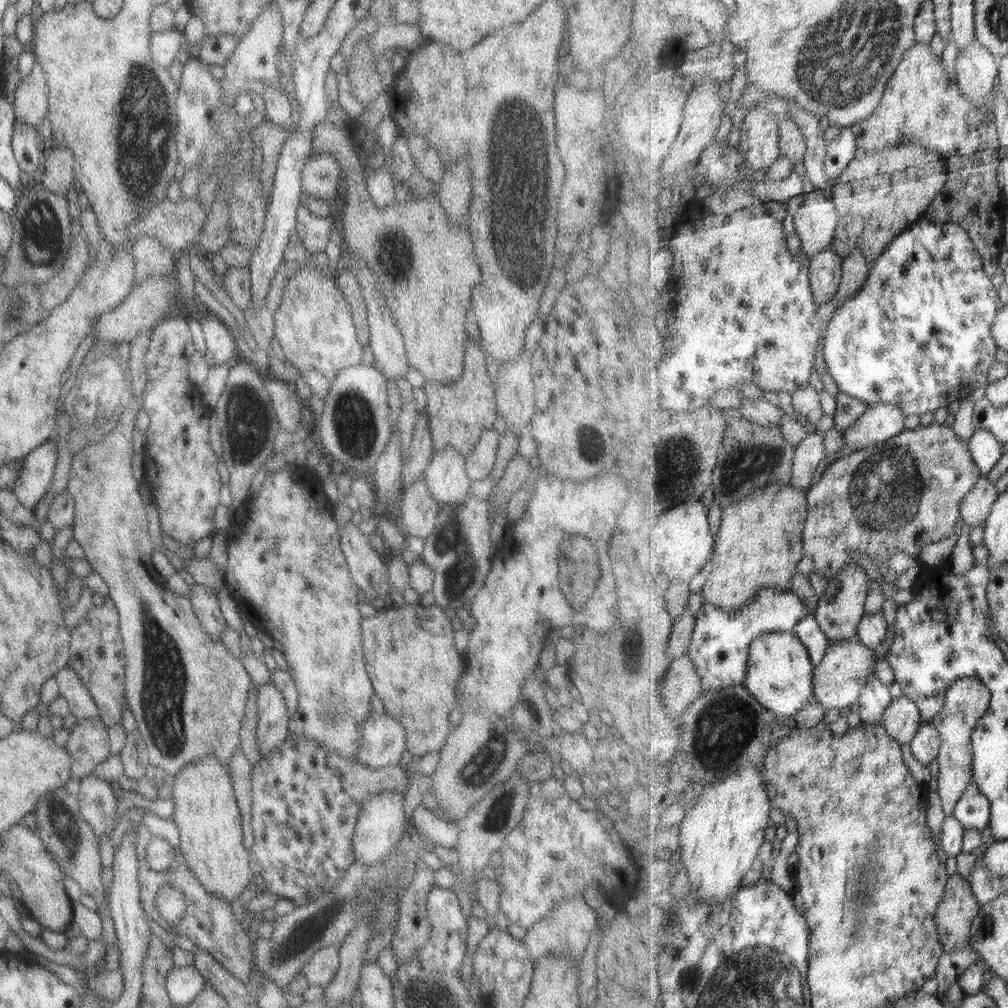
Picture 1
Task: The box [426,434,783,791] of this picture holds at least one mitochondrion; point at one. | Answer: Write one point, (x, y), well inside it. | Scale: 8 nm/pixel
(714, 726)

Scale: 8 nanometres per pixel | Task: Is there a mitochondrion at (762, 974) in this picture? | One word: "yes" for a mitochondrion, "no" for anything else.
yes

